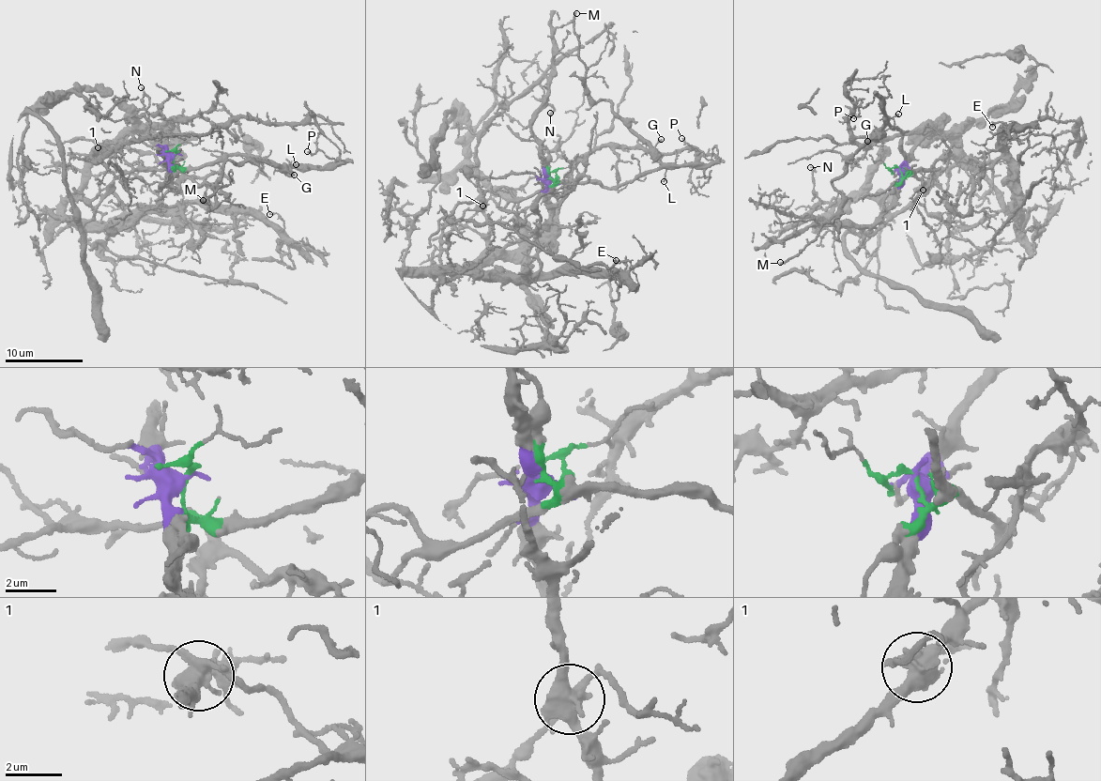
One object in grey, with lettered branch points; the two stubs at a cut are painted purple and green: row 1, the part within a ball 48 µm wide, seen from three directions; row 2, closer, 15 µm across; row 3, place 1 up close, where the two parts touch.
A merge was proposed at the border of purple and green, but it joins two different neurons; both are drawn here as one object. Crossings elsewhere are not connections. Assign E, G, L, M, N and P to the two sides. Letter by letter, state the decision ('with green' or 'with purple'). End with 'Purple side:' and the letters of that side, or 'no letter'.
E: with purple
G: with green
L: with green
M: with green
N: with purple
P: with green
Purple side: E, N

